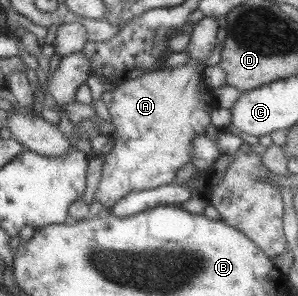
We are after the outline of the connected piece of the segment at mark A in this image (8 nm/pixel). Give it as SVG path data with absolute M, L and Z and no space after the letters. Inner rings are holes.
M204 16L192 28L185 50L190 58L184 66L150 71L114 87L113 99L107 107L115 125L115 133L111 135L115 142L109 153L101 155L101 181L94 201L110 210L128 193L171 184L177 171L191 161L193 138L205 134L211 112L217 108L212 89L203 81L205 61L219 41L217 34L217 18Z

